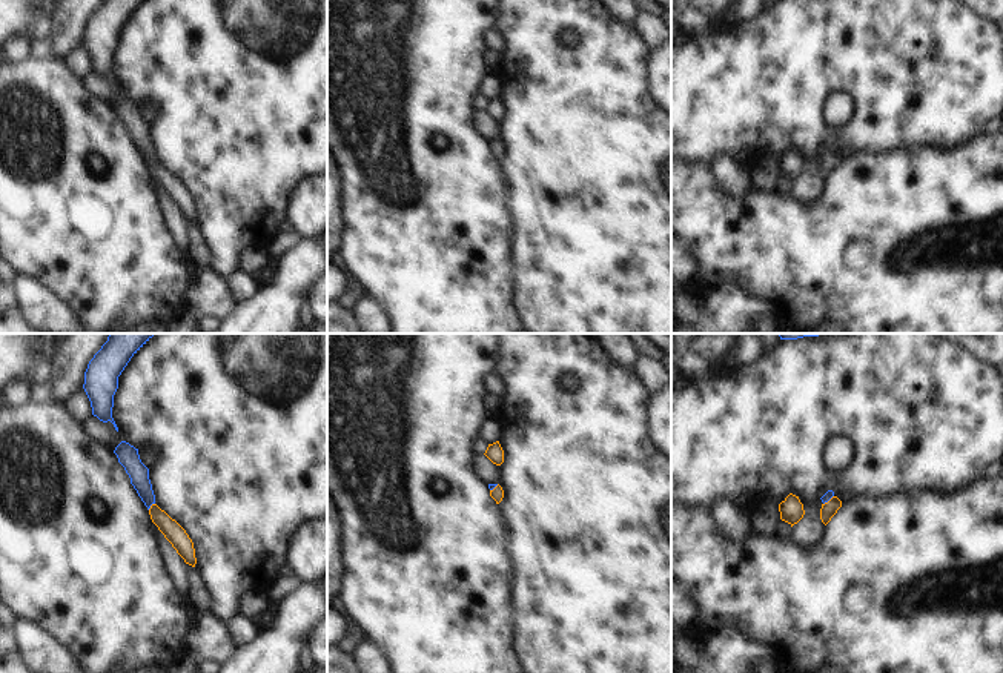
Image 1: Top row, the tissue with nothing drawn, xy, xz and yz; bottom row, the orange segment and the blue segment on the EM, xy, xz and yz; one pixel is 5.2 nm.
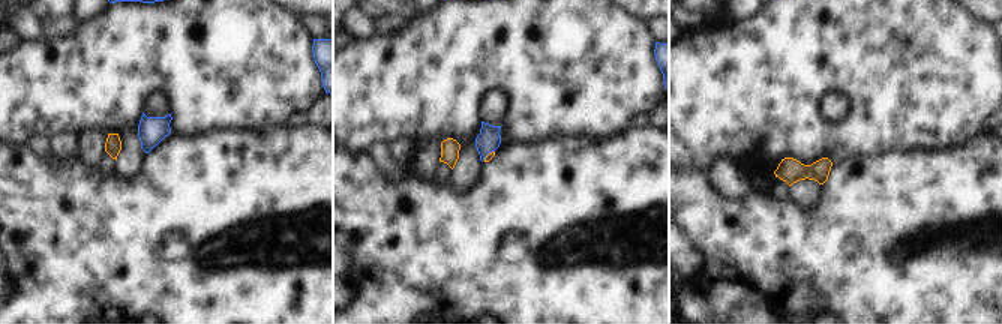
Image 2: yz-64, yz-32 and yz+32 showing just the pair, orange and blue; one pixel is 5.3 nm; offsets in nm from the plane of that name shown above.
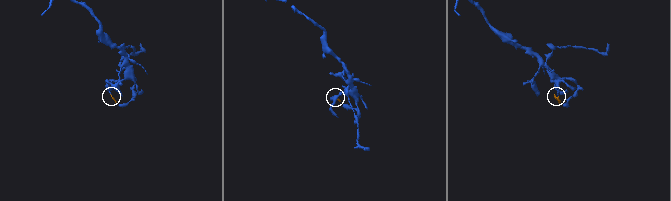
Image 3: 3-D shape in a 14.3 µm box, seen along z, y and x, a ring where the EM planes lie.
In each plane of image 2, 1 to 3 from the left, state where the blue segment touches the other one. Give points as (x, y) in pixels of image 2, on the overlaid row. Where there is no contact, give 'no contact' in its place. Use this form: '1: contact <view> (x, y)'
1: no contact
2: contact yz-32 (488, 155)
3: no contact

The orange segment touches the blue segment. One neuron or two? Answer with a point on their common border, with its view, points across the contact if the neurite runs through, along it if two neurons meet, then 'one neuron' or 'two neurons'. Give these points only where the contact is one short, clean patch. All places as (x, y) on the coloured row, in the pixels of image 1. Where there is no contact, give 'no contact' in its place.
contact xy (151, 506); way xy (171, 529), (151, 506), (139, 474); one neuron

